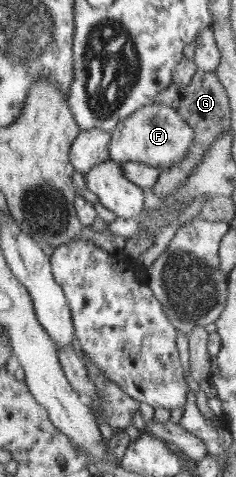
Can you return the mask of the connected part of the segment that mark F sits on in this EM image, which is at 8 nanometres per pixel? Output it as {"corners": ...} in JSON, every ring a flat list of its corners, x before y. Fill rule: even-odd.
{"corners":[[154,102,138,108,131,116,117,123,108,151,110,158,118,163,133,161,155,168,170,167,186,157,195,132,192,123,185,121,173,107]]}

